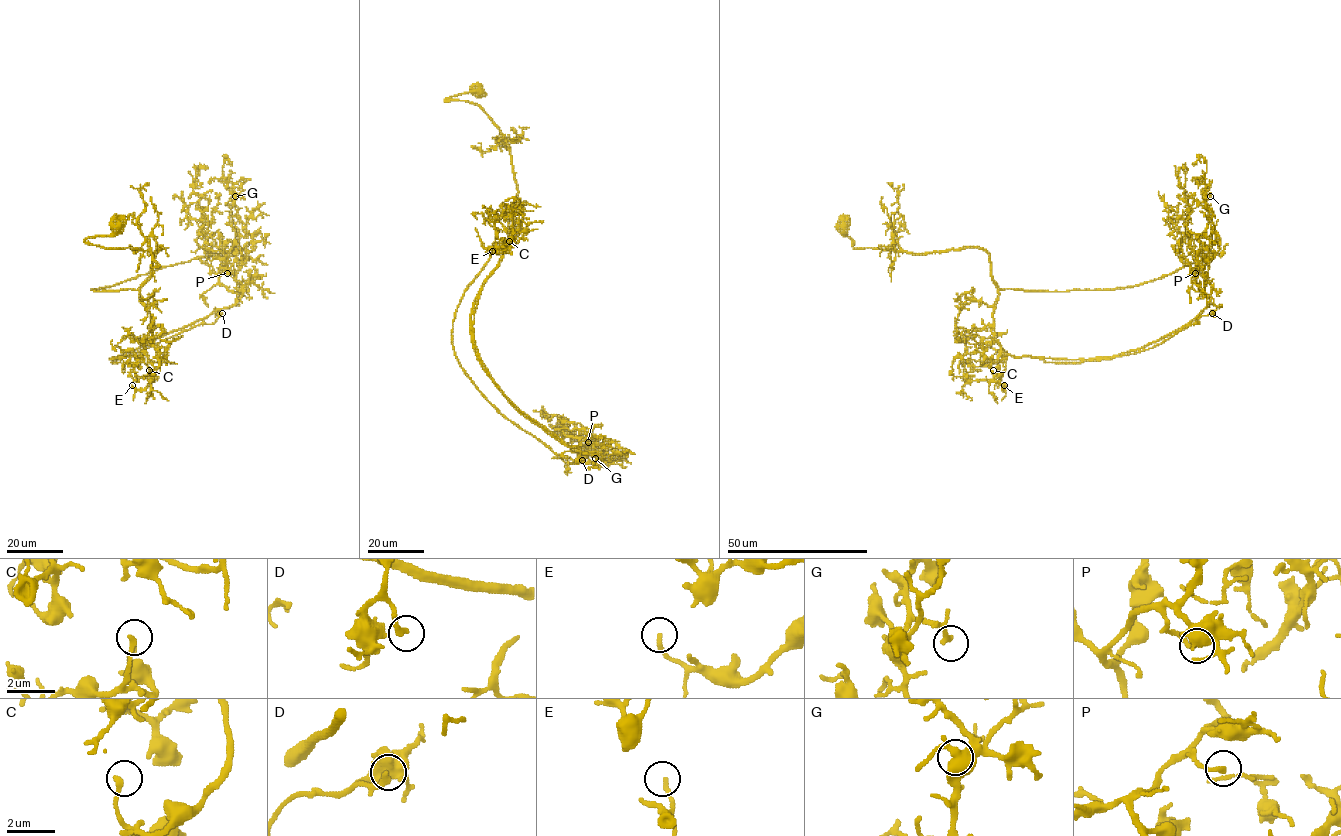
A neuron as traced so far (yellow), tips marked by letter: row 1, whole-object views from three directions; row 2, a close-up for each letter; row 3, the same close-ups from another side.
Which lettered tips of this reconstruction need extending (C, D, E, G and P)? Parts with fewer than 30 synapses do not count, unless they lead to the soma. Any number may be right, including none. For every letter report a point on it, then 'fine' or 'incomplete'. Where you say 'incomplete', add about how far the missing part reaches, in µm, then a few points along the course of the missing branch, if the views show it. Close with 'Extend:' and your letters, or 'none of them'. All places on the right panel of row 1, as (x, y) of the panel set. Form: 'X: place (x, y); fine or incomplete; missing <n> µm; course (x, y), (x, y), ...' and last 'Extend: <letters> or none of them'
C: place (993, 370); fine
D: place (1212, 313); incomplete; missing 15 µm; course (1212, 313), (1225, 320), (1231, 321), (1232, 317)
E: place (1004, 385); fine
G: place (1210, 196); fine
P: place (1195, 273); fine
Extend: D

